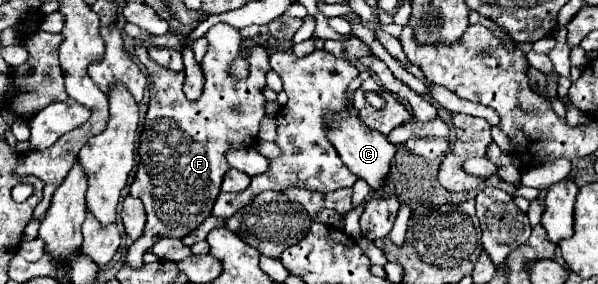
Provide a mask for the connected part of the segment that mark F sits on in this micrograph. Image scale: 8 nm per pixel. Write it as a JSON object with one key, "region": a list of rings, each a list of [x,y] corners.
{"region":[[[218,23],[214,27],[210,27],[204,35],[208,39],[208,49],[206,55],[202,59],[202,71],[206,77],[206,85],[204,85],[204,93],[198,101],[190,101],[186,99],[183,91],[184,71],[174,72],[156,65],[150,57],[144,45],[136,45],[132,55],[146,67],[148,71],[148,83],[150,83],[150,105],[148,105],[148,113],[146,113],[146,121],[144,121],[144,131],[140,135],[140,167],[138,173],[134,177],[134,183],[130,185],[130,195],[138,197],[148,213],[148,221],[146,221],[146,229],[144,235],[128,249],[128,259],[126,263],[130,267],[140,267],[142,265],[142,255],[152,249],[152,241],[160,239],[160,237],[186,237],[190,231],[194,231],[210,213],[214,207],[214,201],[220,193],[220,185],[222,185],[222,177],[228,171],[228,161],[224,157],[224,153],[228,149],[244,149],[244,147],[252,147],[256,143],[256,135],[258,135],[258,125],[264,117],[264,95],[262,89],[266,85],[266,73],[270,71],[270,61],[268,61],[268,51],[264,47],[252,47],[246,55],[248,55],[248,63],[250,63],[250,75],[244,81],[236,81],[234,77],[228,77],[228,65],[242,53],[242,41],[240,41],[240,33],[238,29],[226,25],[226,23]]]}

